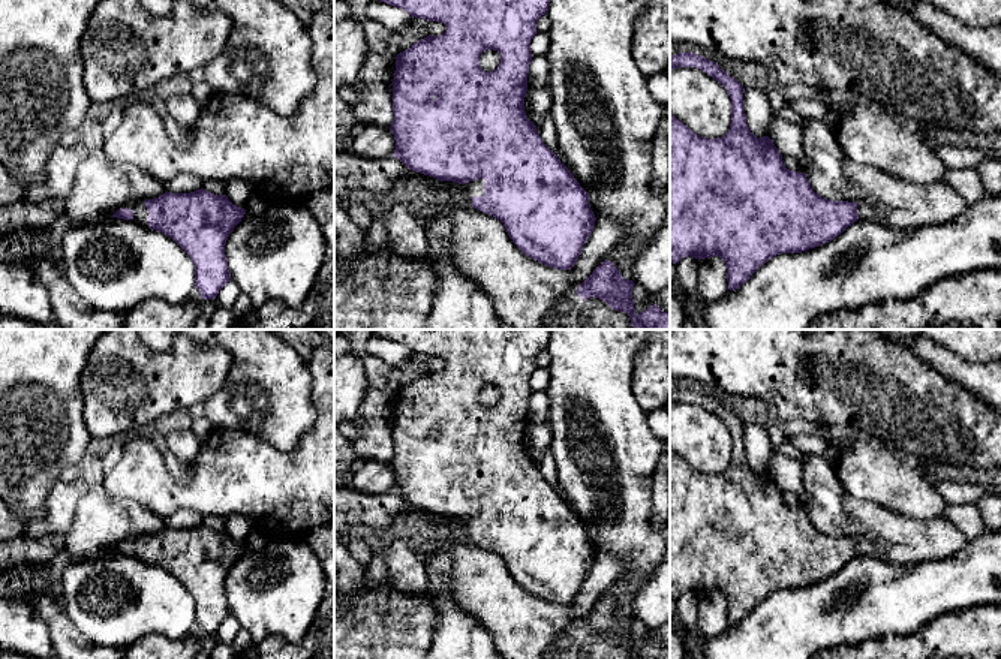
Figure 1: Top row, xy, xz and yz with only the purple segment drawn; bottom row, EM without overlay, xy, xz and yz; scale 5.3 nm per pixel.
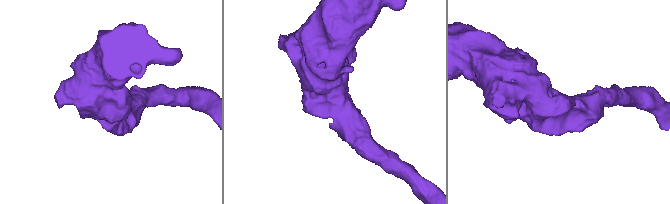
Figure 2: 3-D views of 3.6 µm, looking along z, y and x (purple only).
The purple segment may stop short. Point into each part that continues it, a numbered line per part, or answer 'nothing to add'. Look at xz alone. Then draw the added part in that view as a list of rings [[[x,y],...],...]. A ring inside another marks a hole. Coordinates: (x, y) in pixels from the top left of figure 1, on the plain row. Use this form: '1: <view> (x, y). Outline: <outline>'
1: xz (471, 524). Outline: [[[478,514],[475,517],[469,517],[466,520],[460,520],[463,526],[463,532],[466,535],[466,539],[472,539],[474,532],[483,532],[484,530],[484,515]]]

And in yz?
1: yz (866, 547). Outline: [[[857,538],[859,556],[865,557],[880,557],[880,551],[875,544],[868,538]]]

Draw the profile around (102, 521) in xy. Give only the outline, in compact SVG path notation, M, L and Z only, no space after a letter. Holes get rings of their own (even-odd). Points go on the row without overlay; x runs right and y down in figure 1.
M99 482L79 500L64 535L64 550L75 559L105 554L129 538L154 535L165 527L165 518L133 499L114 496Z

